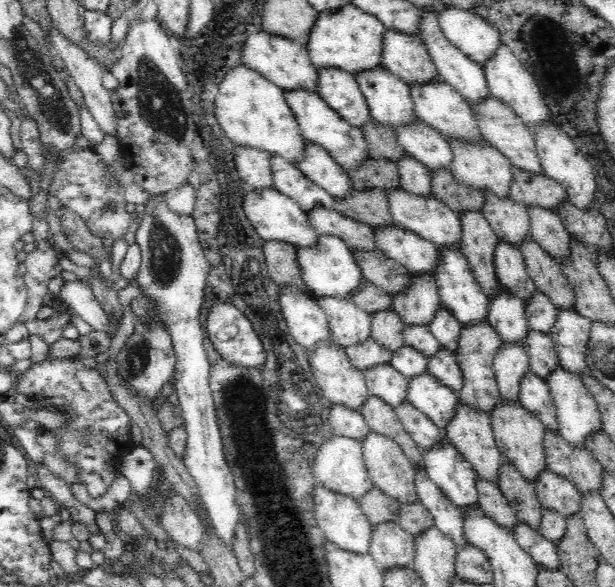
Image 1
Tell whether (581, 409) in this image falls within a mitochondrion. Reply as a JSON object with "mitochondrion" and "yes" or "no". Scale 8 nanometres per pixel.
{"mitochondrion":"no"}

